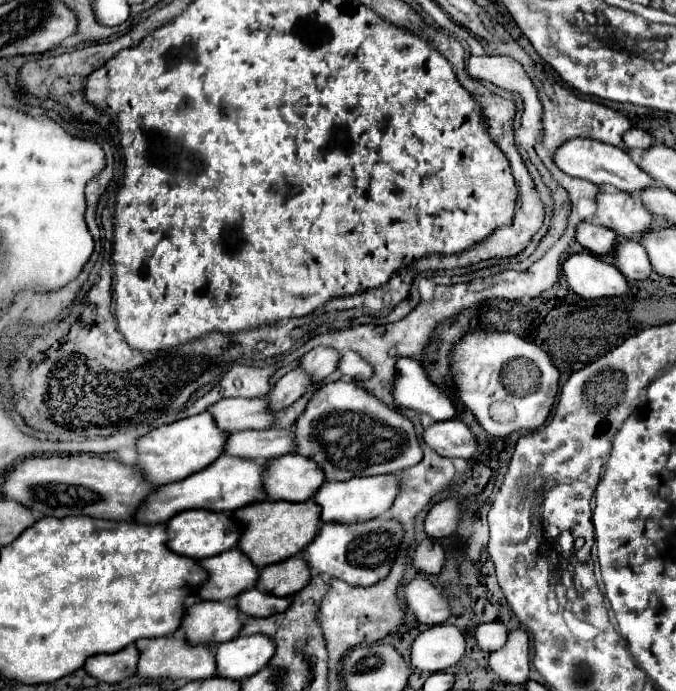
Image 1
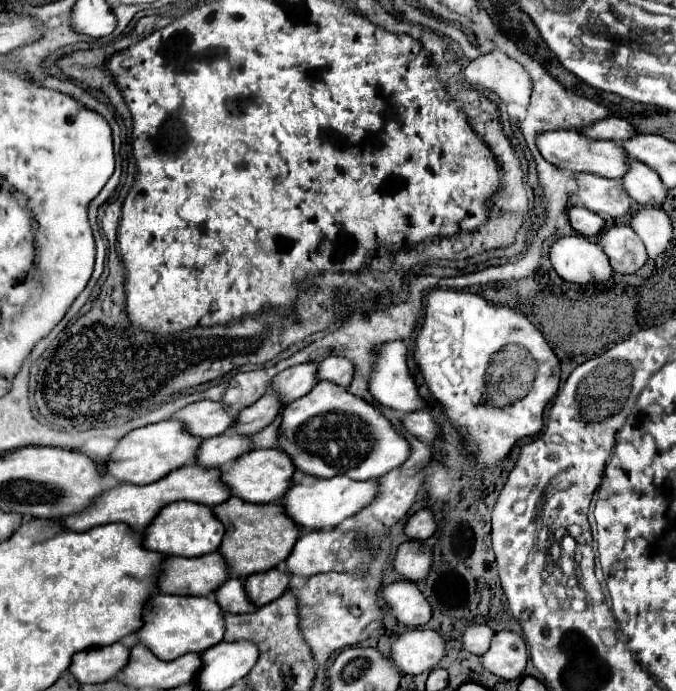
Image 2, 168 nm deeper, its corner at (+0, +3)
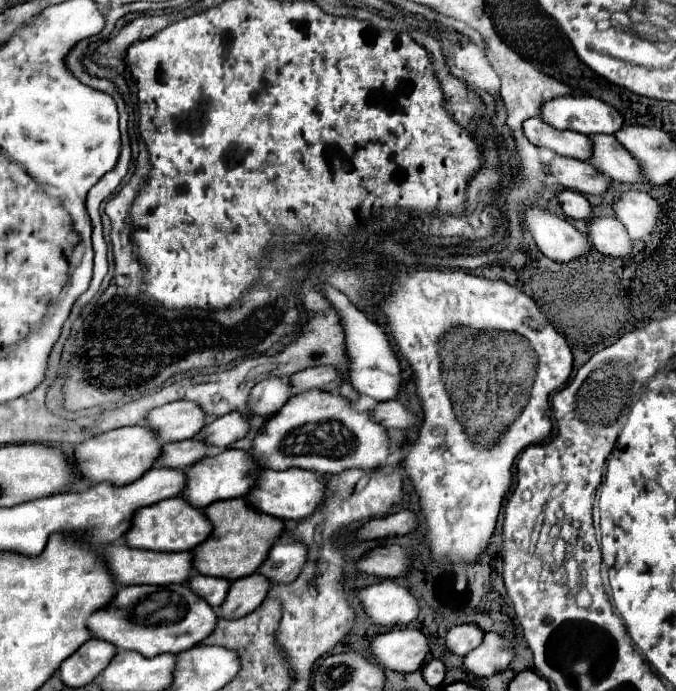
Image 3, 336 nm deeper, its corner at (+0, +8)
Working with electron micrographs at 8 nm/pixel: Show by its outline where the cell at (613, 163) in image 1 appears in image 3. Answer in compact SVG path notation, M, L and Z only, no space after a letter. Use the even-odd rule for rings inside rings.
M529 118L523 124L525 136L531 144L549 148L559 156L569 156L575 160L589 160L589 136L571 130L557 130L545 124L541 118Z

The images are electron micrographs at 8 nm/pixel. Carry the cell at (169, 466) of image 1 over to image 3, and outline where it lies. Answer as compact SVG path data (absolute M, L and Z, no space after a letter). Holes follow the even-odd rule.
M127 426L109 430L105 434L93 436L75 448L75 468L83 478L93 482L111 482L115 486L129 484L139 480L145 470L153 468L153 460L157 460L157 452L161 452L161 442L157 440L157 432L145 426Z

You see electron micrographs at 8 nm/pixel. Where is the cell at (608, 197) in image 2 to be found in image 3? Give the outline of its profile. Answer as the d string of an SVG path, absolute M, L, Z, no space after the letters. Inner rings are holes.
M557 156L549 164L549 172L557 178L561 186L585 196L601 196L609 190L609 180L601 176L601 172L597 172L597 168L593 168L591 162Z

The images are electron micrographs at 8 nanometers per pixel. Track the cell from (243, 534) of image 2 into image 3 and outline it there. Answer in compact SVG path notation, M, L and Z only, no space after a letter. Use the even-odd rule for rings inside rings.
M219 500L217 504L209 504L209 508L203 510L215 528L209 540L205 540L197 550L193 550L195 568L199 574L205 576L225 576L225 580L229 582L255 574L259 566L267 560L273 542L279 540L285 530L283 520L255 510L247 500Z

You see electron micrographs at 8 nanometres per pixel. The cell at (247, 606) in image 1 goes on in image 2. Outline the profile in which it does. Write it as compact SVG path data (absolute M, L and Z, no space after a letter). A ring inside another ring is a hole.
M227 579L217 591L215 591L215 599L217 603L221 605L223 611L227 613L251 613L253 609L253 603L247 599L247 593L245 593L245 587L243 587L243 581L241 579Z

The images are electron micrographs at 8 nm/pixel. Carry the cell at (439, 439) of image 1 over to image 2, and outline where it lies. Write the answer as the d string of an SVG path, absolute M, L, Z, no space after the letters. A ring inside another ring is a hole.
M411 411L401 419L403 427L423 443L431 443L437 435L437 423L427 411Z

